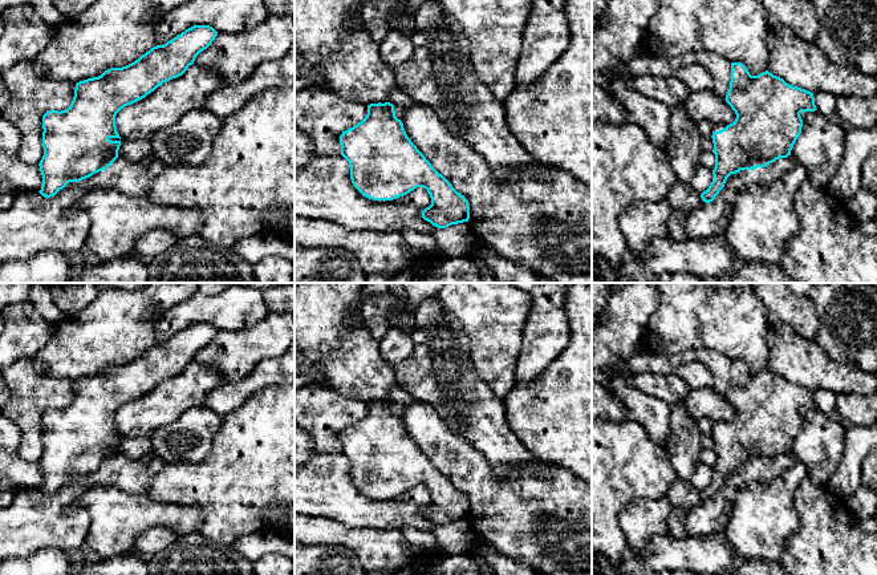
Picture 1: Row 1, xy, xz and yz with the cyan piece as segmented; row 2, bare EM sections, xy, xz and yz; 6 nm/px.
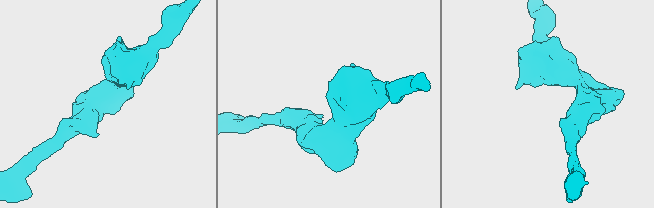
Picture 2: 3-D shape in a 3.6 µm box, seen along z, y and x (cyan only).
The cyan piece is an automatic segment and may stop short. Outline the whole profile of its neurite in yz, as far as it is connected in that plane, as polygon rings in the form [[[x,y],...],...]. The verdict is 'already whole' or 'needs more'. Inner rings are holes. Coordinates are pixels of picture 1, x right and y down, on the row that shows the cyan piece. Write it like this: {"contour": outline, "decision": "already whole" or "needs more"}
{"contour": [[[731,62],[730,89],[724,100],[735,112],[736,118],[730,125],[712,126],[715,167],[712,182],[701,194],[703,205],[714,201],[731,174],[766,167],[779,158],[791,155],[803,127],[800,113],[817,110],[813,93],[792,86],[768,70],[751,76],[742,62]]], "decision": "needs more"}

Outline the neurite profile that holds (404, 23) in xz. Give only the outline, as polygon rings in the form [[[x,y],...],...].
[[[406,13],[391,19],[390,31],[399,31],[413,35],[415,28],[415,15]]]

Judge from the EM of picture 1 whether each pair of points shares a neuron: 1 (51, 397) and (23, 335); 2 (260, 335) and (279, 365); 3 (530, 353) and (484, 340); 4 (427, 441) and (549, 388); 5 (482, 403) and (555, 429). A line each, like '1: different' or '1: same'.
1: different
2: different
3: different
4: different
5: different

